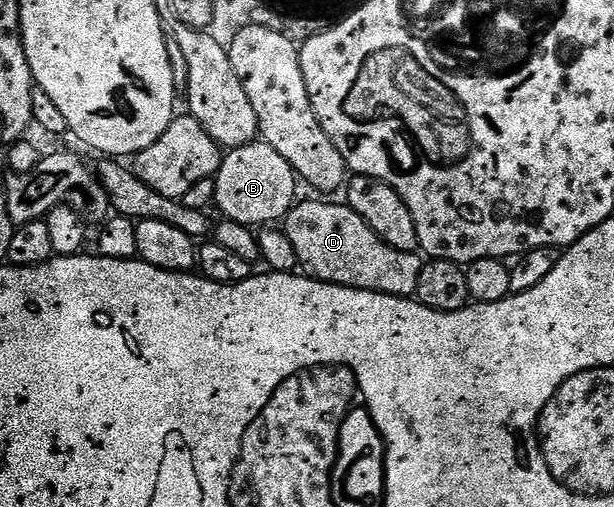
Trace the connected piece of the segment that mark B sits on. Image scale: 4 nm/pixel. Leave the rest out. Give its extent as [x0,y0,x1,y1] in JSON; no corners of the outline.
[214,139,297,227]

